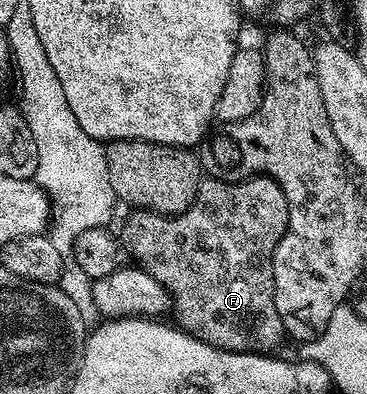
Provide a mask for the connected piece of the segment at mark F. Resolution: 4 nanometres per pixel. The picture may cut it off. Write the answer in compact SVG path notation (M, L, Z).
M257 176L255 178L245 178L242 182L223 182L217 178L205 177L200 183L196 199L180 214L156 214L152 210L131 211L132 215L124 222L124 227L118 230L118 237L125 255L128 254L133 263L145 270L154 280L158 282L168 294L170 299L170 314L172 312L175 325L179 329L185 330L190 336L202 340L219 350L234 350L237 352L247 352L250 354L267 354L271 355L280 346L280 341L285 341L284 325L282 316L278 316L278 308L274 304L274 252L282 240L282 236L288 227L288 205L286 196L282 188L273 178Z

